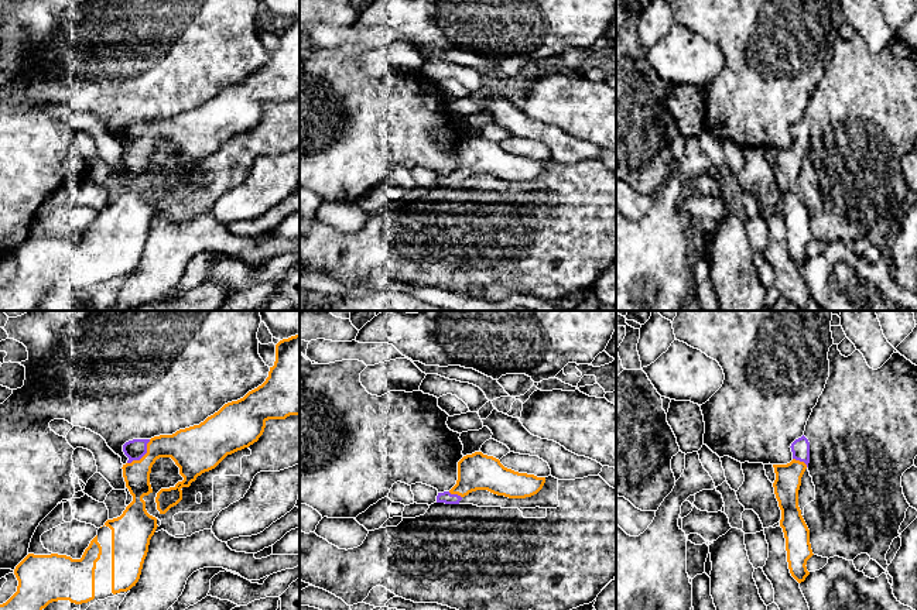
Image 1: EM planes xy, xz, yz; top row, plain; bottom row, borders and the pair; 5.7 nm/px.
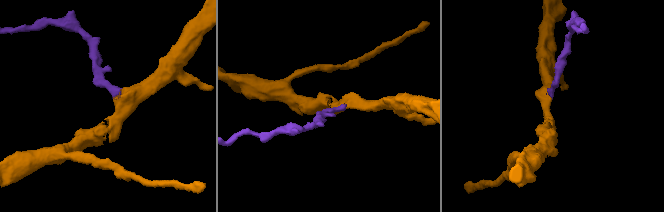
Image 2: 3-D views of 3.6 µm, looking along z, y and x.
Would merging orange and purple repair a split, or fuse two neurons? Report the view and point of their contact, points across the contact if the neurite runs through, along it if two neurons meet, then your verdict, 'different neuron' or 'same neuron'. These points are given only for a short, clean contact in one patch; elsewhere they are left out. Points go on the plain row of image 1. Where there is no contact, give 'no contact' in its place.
contact xy (144, 139); way xy (187, 132), (154, 132), (144, 139), (134, 133); same neuron

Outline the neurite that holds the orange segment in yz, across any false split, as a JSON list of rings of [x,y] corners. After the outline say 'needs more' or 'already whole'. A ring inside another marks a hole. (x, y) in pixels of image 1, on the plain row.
[[[803,119],[790,131],[793,144],[787,148],[773,148],[776,157],[773,171],[781,193],[780,210],[786,222],[788,253],[791,260],[801,267],[810,258],[805,249],[814,239],[810,227],[810,213],[798,191],[801,161],[810,147],[810,126]]] | needs more

